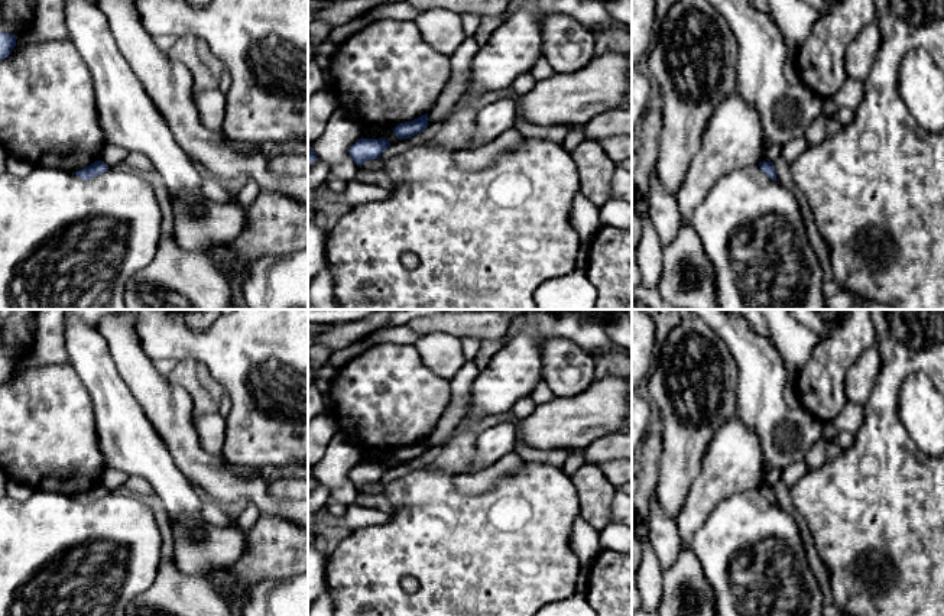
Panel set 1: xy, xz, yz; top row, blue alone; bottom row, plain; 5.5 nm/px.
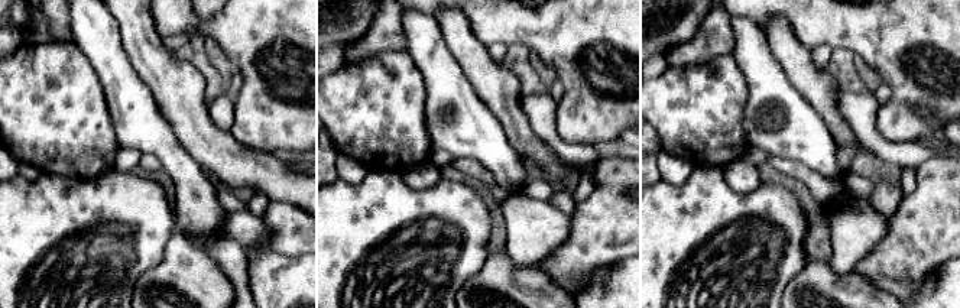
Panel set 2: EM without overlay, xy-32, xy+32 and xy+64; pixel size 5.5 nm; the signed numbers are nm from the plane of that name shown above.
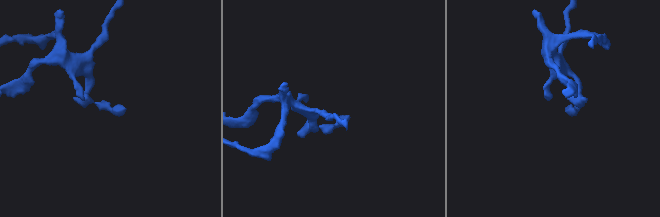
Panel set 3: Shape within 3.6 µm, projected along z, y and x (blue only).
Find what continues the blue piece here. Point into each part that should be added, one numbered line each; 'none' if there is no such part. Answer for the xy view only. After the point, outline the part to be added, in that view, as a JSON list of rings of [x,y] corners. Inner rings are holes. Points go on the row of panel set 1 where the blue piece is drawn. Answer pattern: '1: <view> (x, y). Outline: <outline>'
none

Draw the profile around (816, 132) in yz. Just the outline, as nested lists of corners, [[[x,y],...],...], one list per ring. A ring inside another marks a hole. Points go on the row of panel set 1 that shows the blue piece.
[[[817,117],[805,130],[802,136],[808,146],[820,145],[827,137],[825,117]]]

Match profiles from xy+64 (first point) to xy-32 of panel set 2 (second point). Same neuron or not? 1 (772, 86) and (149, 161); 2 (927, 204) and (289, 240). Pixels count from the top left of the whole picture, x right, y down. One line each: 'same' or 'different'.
1: different
2: same

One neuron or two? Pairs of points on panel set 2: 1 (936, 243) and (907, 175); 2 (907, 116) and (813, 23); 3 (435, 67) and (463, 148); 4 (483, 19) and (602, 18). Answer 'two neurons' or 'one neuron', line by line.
1: two neurons
2: one neuron
3: one neuron
4: one neuron

